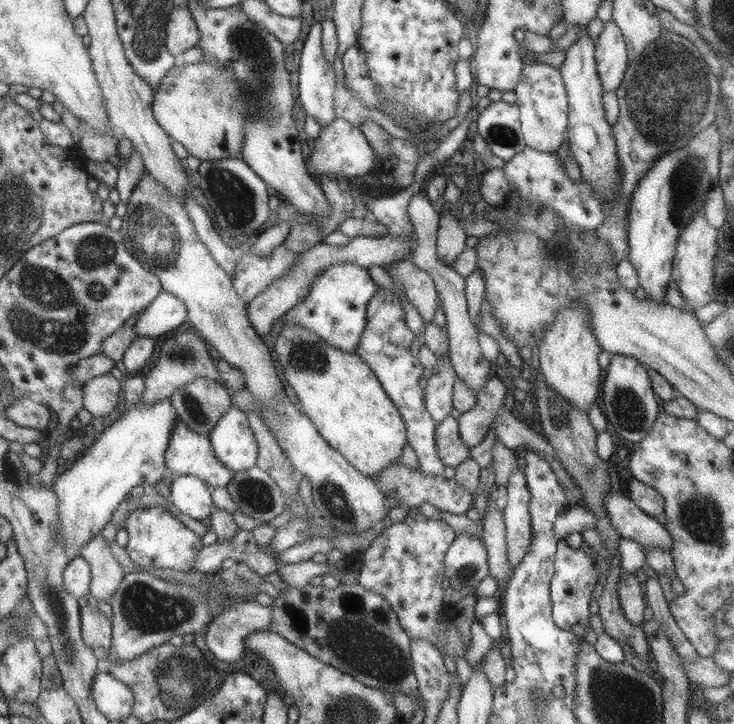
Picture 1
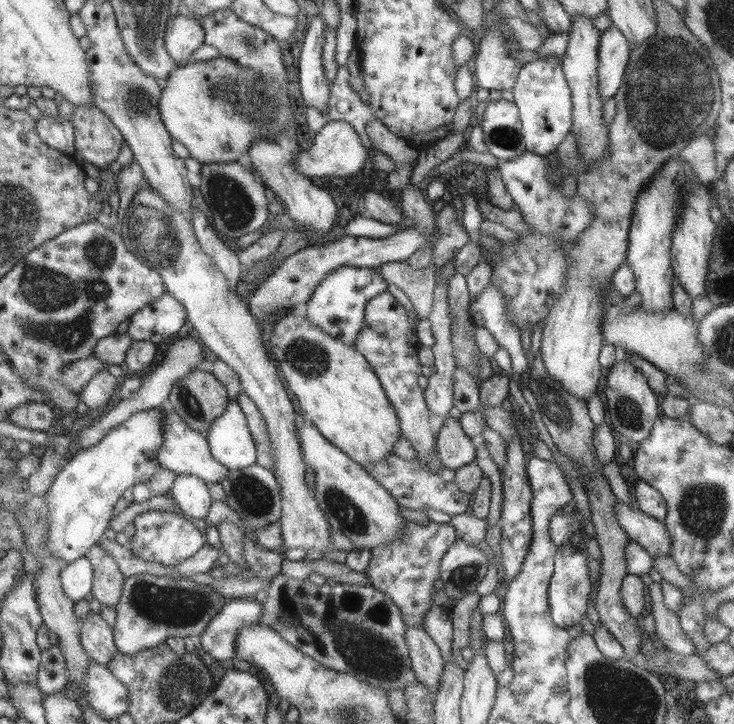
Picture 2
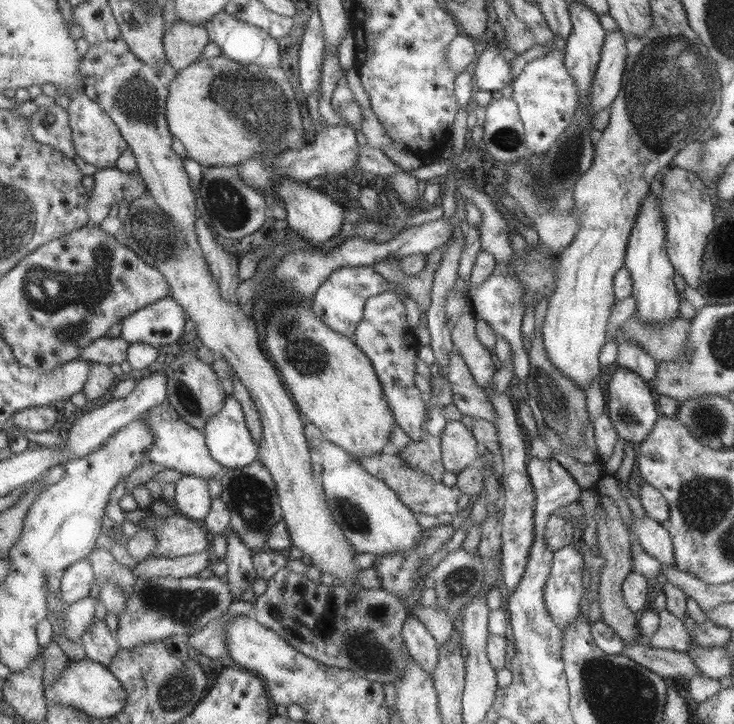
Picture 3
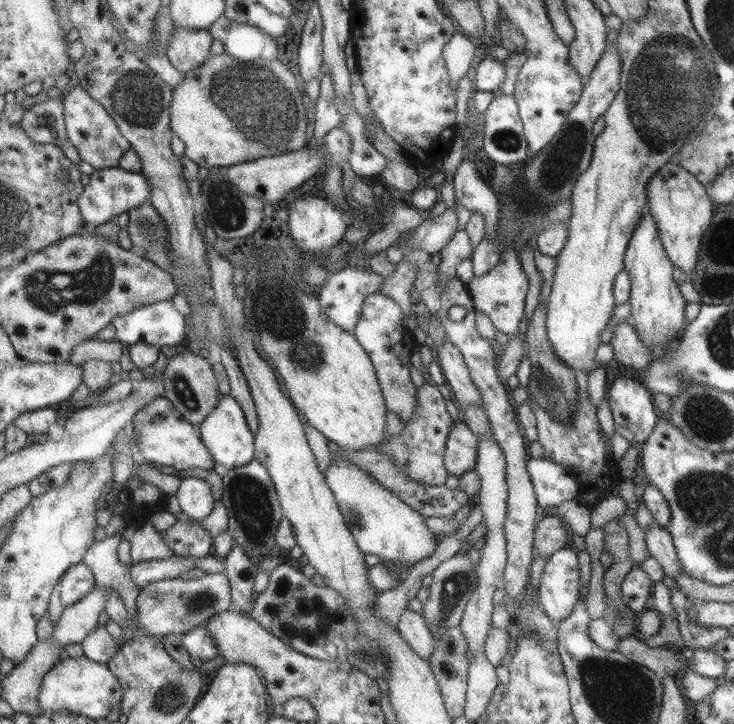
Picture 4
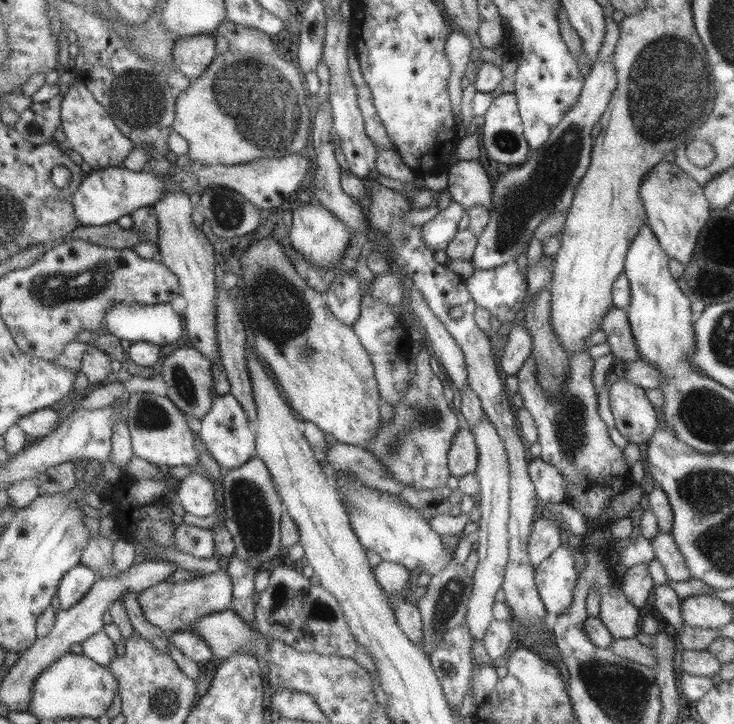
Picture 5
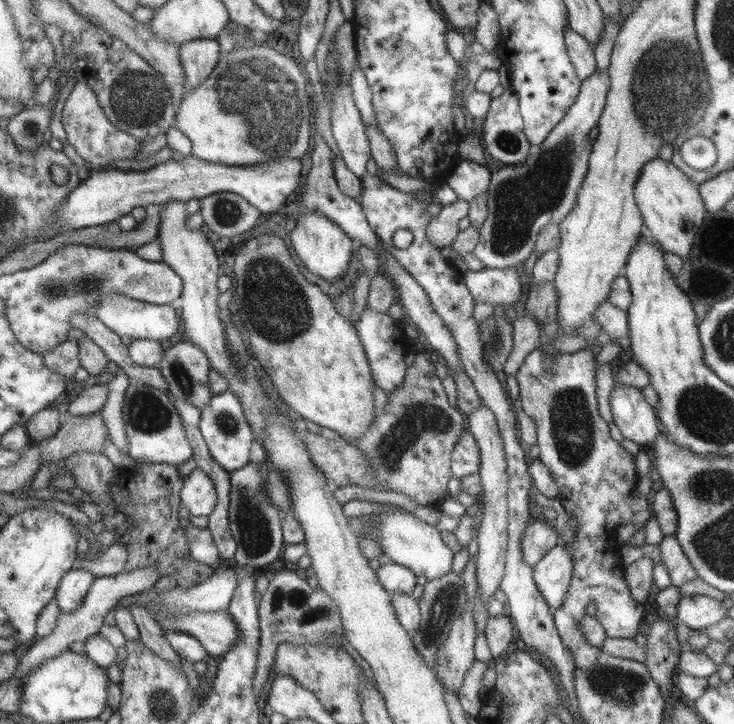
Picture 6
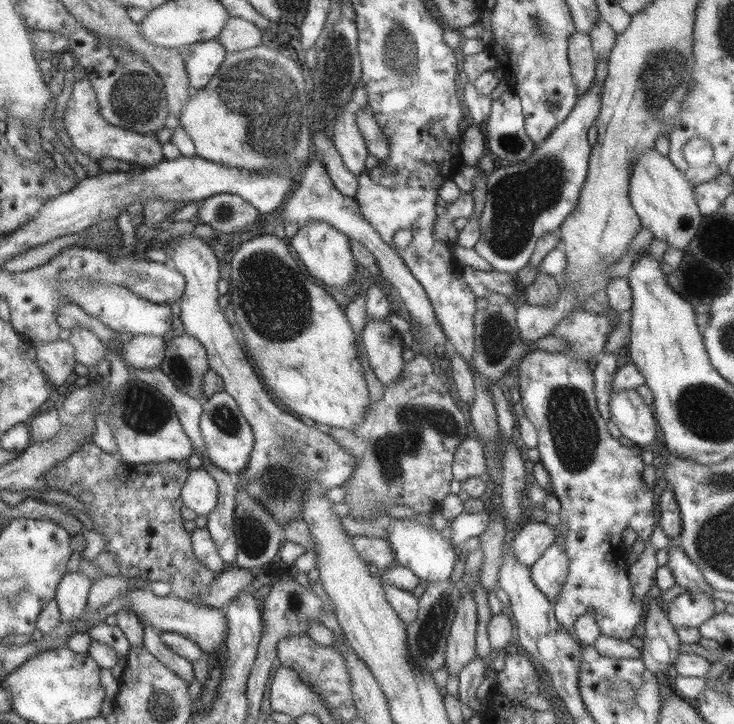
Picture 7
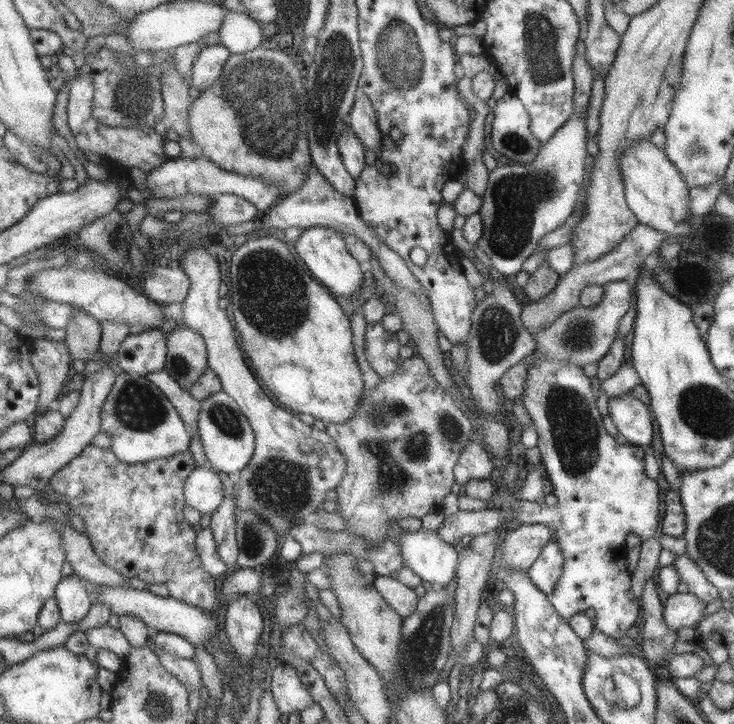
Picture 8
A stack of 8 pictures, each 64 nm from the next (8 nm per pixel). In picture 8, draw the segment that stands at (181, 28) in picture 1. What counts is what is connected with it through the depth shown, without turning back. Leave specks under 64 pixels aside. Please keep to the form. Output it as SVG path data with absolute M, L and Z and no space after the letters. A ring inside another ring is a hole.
M220 43L204 45L192 64L190 86L194 86L200 92L208 90L218 76L220 76L230 53Z

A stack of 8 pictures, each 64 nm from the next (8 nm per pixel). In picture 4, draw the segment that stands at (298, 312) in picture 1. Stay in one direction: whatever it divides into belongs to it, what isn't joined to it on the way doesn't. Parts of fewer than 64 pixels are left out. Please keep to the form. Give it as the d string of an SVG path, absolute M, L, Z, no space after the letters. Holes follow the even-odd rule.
M348 266L338 272L331 273L316 294L320 310L324 312L327 319L332 324L335 324L336 327L340 327L340 329L348 331L348 333L354 333L356 323L359 322L362 316L365 298L382 290L384 281L385 277L376 274L376 271L373 271L370 266L363 269L357 266Z

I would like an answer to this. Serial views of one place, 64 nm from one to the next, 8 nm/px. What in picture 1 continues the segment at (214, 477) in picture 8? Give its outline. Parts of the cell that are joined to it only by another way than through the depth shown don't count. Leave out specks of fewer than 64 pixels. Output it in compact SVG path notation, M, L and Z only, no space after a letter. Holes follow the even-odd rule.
M175 475L170 491L171 502L178 510L194 520L207 522L215 506L210 497L212 488L194 476Z

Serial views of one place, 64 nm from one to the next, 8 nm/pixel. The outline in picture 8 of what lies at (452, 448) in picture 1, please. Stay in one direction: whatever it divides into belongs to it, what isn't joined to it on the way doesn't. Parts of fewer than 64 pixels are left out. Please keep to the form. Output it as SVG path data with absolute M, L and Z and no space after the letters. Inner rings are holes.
M470 440L464 445L454 468L455 482L468 483L470 480L490 480L494 462L488 451L478 440Z

